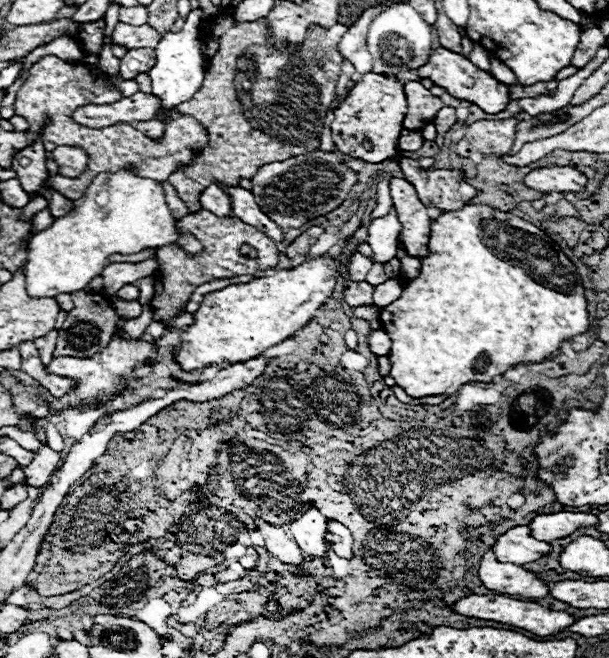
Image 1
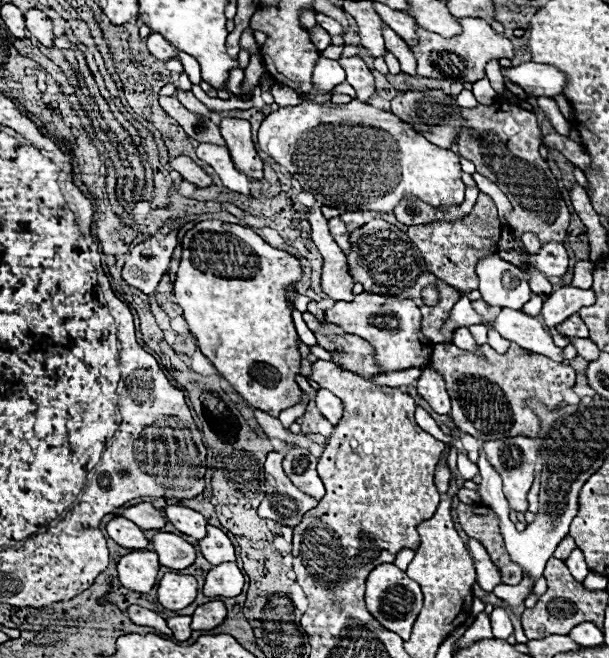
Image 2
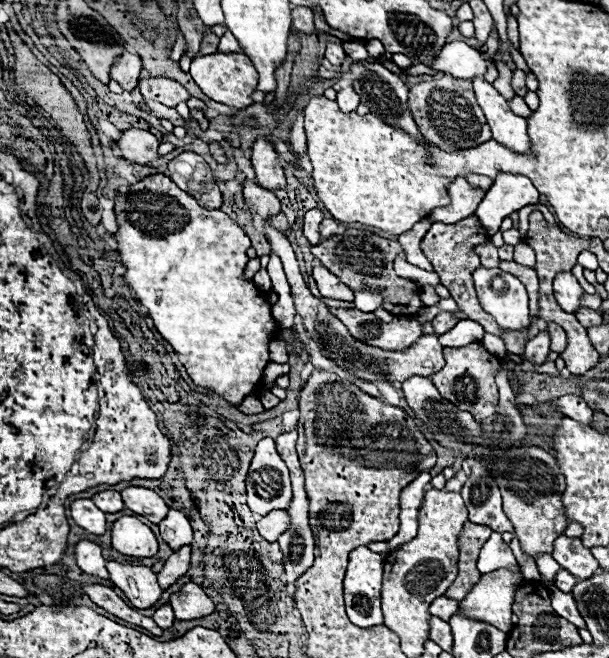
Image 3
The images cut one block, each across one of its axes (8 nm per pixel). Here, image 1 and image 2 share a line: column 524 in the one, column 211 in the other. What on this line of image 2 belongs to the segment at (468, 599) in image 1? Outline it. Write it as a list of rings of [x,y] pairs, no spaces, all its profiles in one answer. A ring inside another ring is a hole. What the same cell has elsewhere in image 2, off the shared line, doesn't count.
[[[214,600],[196,608],[196,612],[192,614],[192,628],[214,630],[224,622],[224,618],[226,618],[226,606],[220,600]]]

